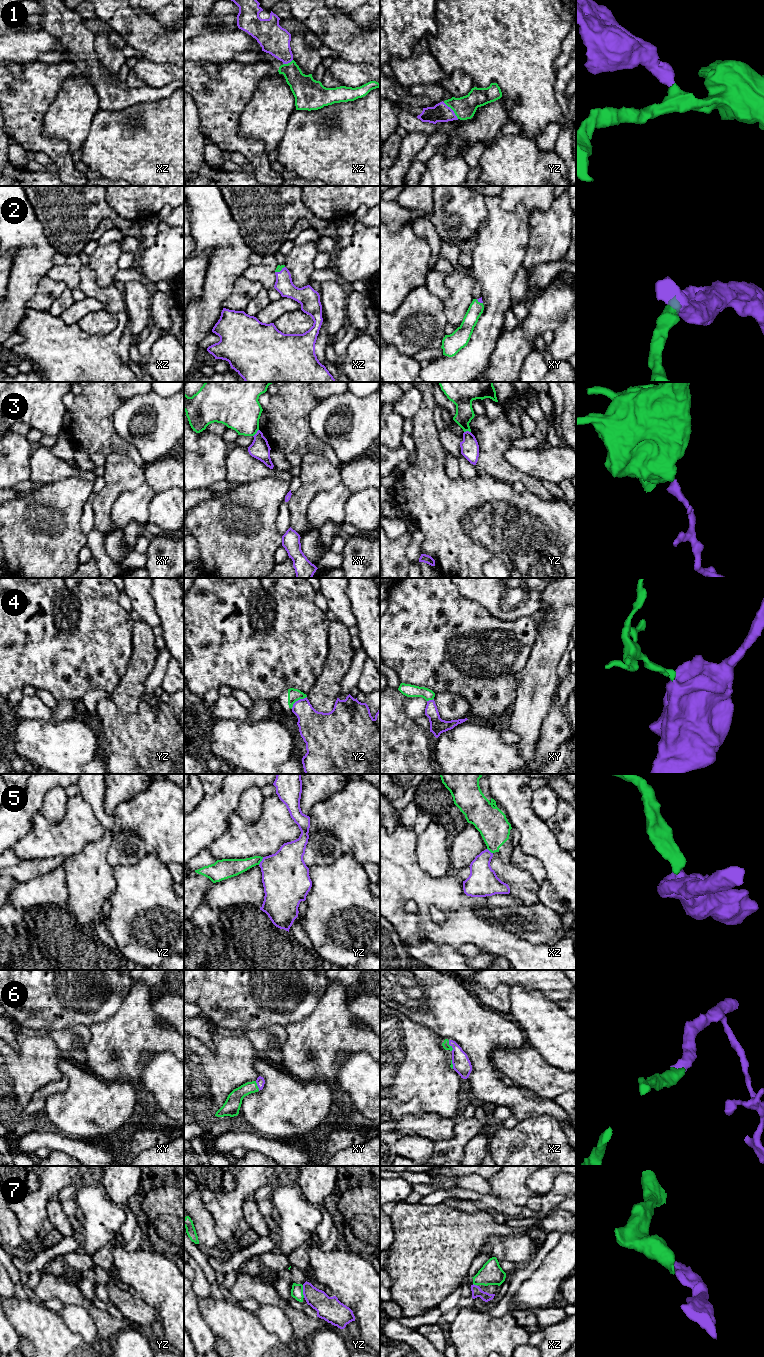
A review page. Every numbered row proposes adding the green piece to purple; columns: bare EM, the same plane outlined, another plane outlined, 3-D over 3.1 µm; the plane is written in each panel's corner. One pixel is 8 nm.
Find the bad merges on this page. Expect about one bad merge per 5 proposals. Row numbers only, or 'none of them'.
3, 4, 5

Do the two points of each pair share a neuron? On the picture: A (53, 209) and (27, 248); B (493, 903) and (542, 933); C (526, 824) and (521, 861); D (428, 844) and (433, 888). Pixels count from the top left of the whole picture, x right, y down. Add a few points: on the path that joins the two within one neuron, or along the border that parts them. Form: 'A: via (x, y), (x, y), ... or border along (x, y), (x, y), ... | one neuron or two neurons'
A: border along (31, 204), (47, 241), (52, 246) | two neurons
B: via (506, 911), (520, 912), (531, 920) | one neuron
C: border along (518, 844), (524, 852), (535, 856), (542, 864) | two neurons
D: border along (417, 858), (433, 877), (451, 869) | two neurons

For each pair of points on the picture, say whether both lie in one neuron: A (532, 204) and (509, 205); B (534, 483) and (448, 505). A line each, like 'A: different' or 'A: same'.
A: same
B: different

